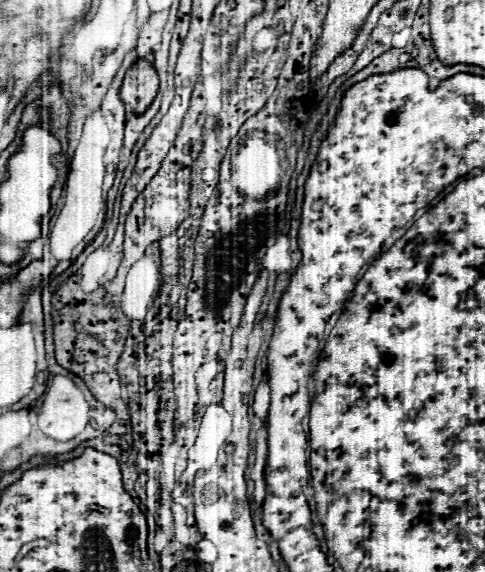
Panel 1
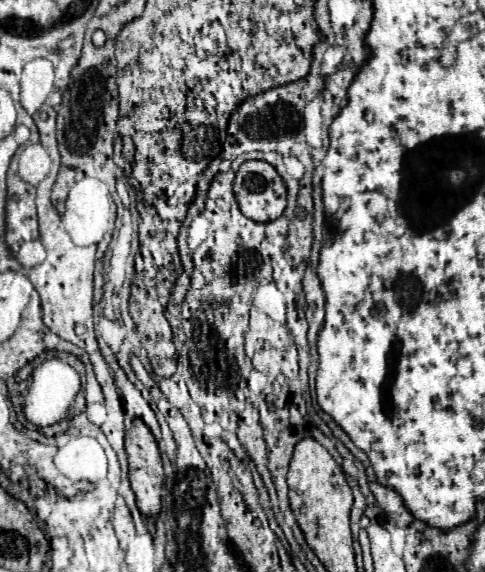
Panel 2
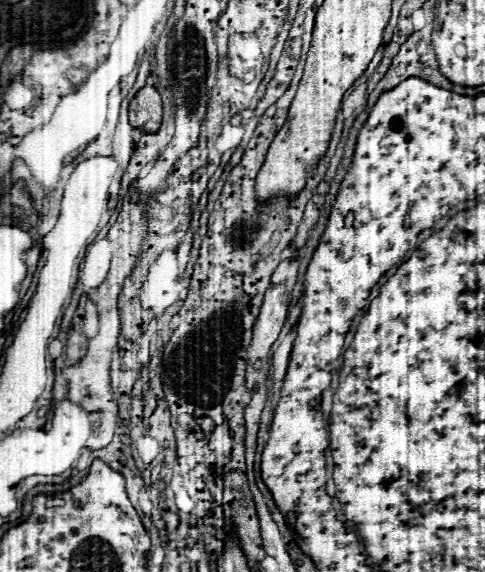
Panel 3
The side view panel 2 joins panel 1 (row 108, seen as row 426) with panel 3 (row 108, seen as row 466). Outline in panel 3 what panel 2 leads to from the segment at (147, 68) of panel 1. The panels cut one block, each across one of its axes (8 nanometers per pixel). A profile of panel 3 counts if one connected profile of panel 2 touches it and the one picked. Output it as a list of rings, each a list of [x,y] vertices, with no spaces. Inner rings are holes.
[[[152,86],[138,90],[130,102],[130,124],[146,134],[156,134],[162,124],[162,100]]]

